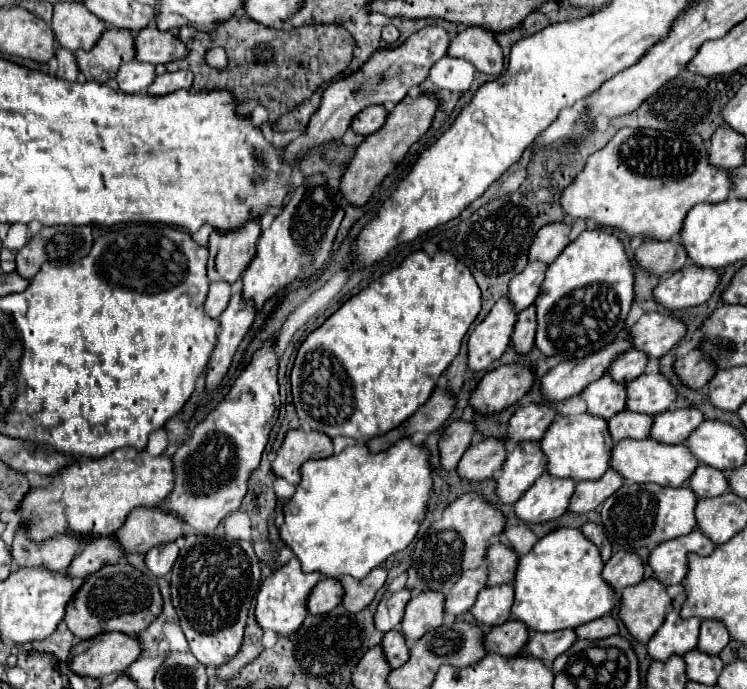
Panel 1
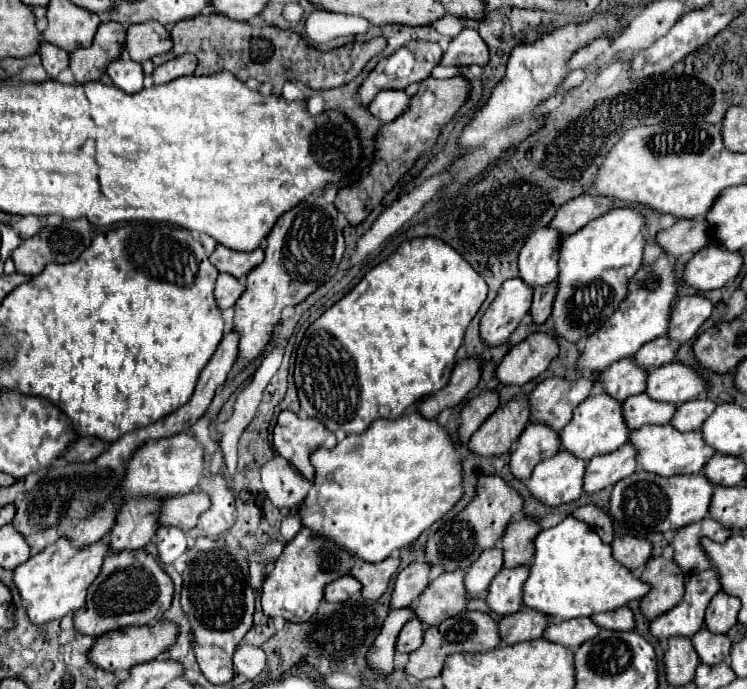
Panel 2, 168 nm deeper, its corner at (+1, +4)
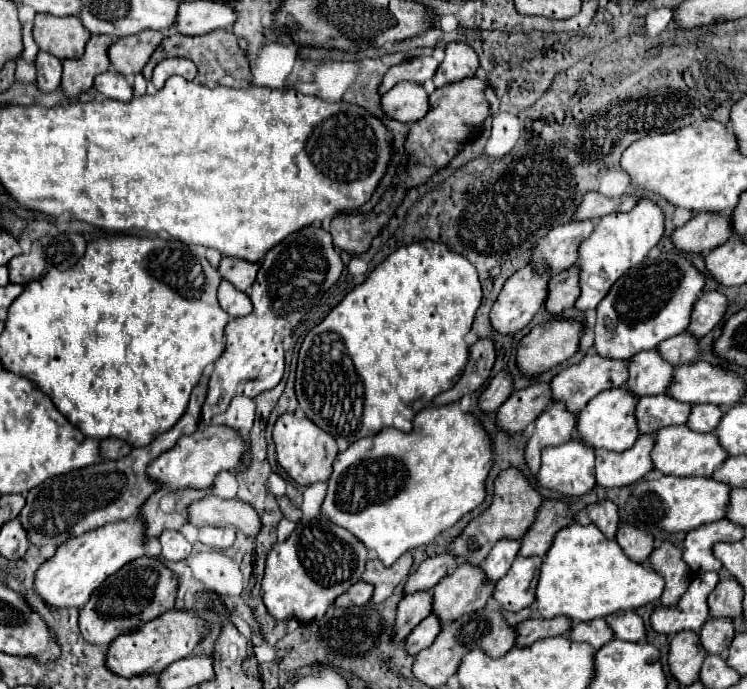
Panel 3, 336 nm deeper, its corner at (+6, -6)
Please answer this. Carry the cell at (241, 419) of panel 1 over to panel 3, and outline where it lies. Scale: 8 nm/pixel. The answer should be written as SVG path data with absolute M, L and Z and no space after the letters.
M205 526L200 529L200 542L216 548L216 550L226 550L234 544L236 538L236 530L228 527L211 527Z

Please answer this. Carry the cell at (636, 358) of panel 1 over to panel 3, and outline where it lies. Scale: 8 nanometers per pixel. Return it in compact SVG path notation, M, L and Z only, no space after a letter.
M684 330L684 332L676 334L674 338L660 342L658 350L662 356L666 356L676 366L692 364L700 356L700 340L694 334L690 334L688 330Z

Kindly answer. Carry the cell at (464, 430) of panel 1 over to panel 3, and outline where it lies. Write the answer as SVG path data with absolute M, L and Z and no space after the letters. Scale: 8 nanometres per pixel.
M498 372L484 388L478 406L484 412L496 412L510 394L512 394L512 376L508 372Z

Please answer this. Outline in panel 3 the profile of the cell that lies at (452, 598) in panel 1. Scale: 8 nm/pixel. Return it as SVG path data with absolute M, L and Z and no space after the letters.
M502 538L494 544L494 548L490 550L490 554L486 556L486 560L480 564L482 570L486 572L486 578L490 582L498 582L512 566L516 554L520 550L520 542L514 538Z

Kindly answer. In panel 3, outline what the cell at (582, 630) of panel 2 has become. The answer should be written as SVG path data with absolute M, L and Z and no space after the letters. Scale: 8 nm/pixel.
M596 618L594 622L578 622L570 630L570 638L576 642L588 642L594 650L600 650L606 642L614 638L612 628L606 624L604 618Z

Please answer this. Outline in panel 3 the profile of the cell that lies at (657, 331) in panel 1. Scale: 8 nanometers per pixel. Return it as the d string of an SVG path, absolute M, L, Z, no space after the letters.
M704 292L692 310L692 320L688 330L694 330L694 334L704 336L708 334L724 316L728 308L728 298L720 292Z

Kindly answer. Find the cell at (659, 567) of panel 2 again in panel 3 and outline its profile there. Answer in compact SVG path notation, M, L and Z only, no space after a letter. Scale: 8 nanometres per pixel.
M668 540L662 542L650 554L650 566L656 568L666 580L666 588L660 602L666 602L672 606L690 586L690 572L686 562L682 560L682 548Z

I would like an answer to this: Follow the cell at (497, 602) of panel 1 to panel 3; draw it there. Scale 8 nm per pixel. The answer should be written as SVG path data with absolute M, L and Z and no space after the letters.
M518 556L508 570L508 574L498 580L494 598L502 604L504 610L518 612L530 606L536 600L536 580L542 566L542 558L524 558Z

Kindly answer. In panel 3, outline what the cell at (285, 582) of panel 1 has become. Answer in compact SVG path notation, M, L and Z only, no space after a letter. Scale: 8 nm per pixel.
M328 518L300 520L296 530L284 542L276 542L266 558L262 598L268 612L278 620L296 618L300 622L312 622L314 618L322 618L334 604L334 598L360 580L368 554L366 546L354 534Z

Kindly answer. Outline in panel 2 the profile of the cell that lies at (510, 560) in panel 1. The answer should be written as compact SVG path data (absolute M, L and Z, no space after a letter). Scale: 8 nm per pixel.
M531 518L509 524L505 536L501 538L503 568L529 566L533 556L533 540L537 534L539 534L539 524Z

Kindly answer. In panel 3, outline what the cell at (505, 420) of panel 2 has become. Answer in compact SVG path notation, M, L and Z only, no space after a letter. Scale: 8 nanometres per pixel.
M534 382L532 386L512 392L512 396L498 410L500 428L506 432L524 430L552 402L550 392L550 382Z

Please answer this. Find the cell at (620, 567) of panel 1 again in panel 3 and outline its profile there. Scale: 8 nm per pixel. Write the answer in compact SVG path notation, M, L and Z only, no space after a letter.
M622 524L616 534L616 542L622 546L622 550L626 550L628 558L640 562L644 562L654 550L654 536L650 532L640 530L634 524Z

